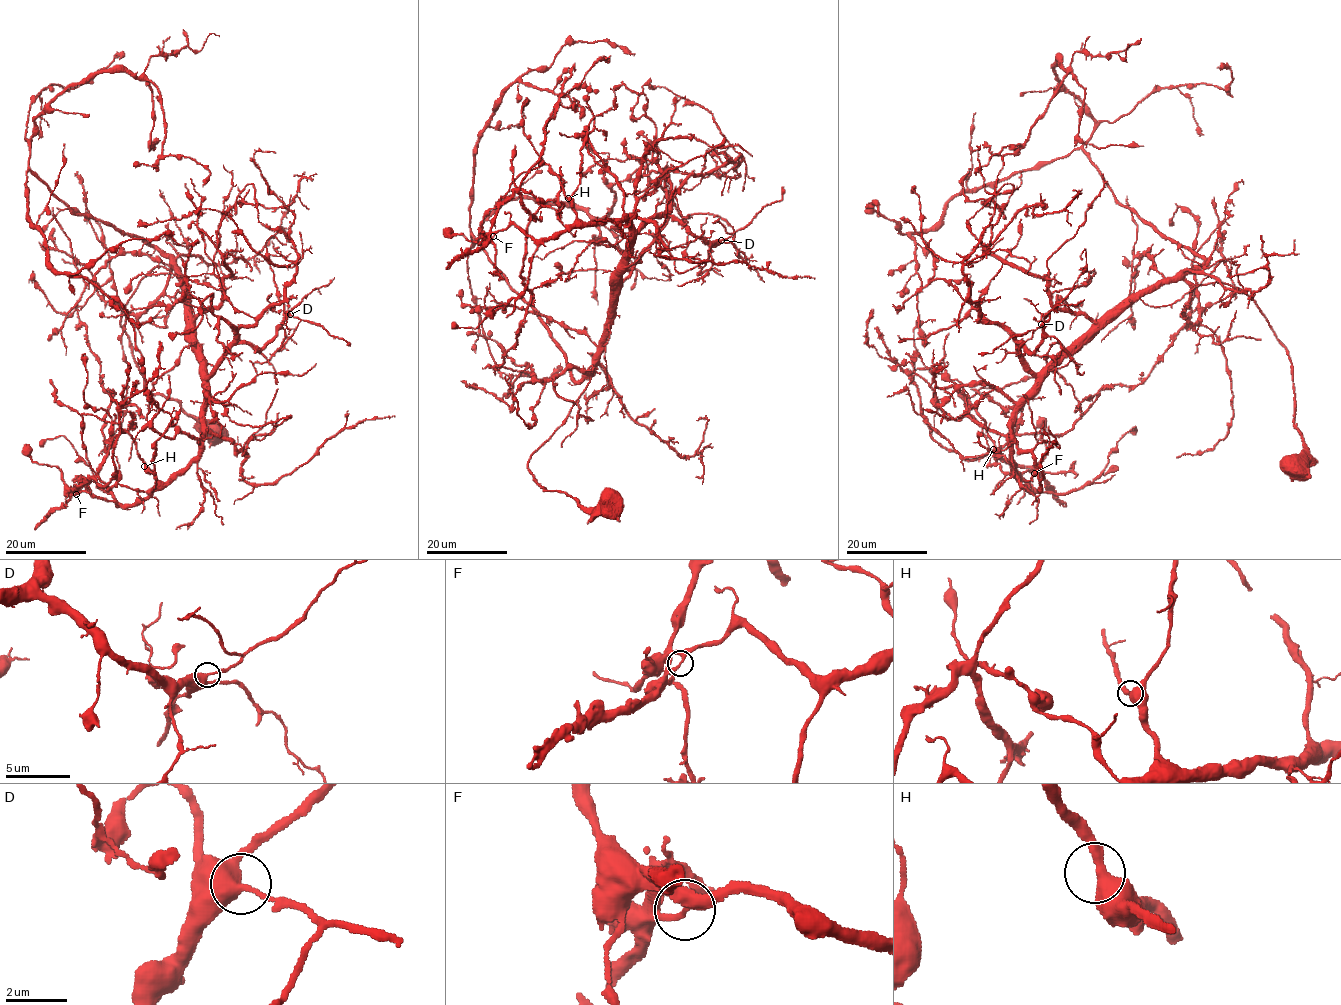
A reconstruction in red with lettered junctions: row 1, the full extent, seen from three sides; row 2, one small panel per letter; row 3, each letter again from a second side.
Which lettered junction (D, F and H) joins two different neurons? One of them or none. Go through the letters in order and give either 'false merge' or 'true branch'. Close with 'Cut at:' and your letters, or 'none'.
D: true branch
F: true branch
H: true branch
Cut at: none

